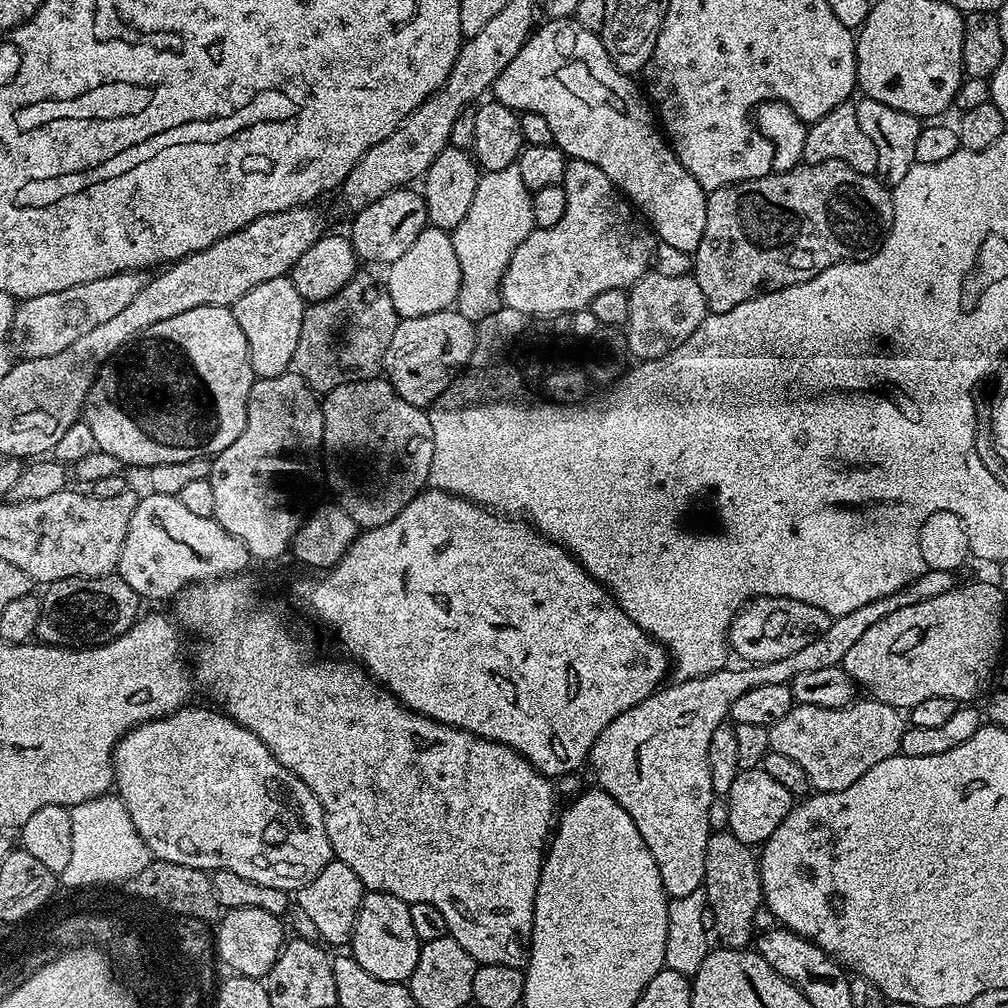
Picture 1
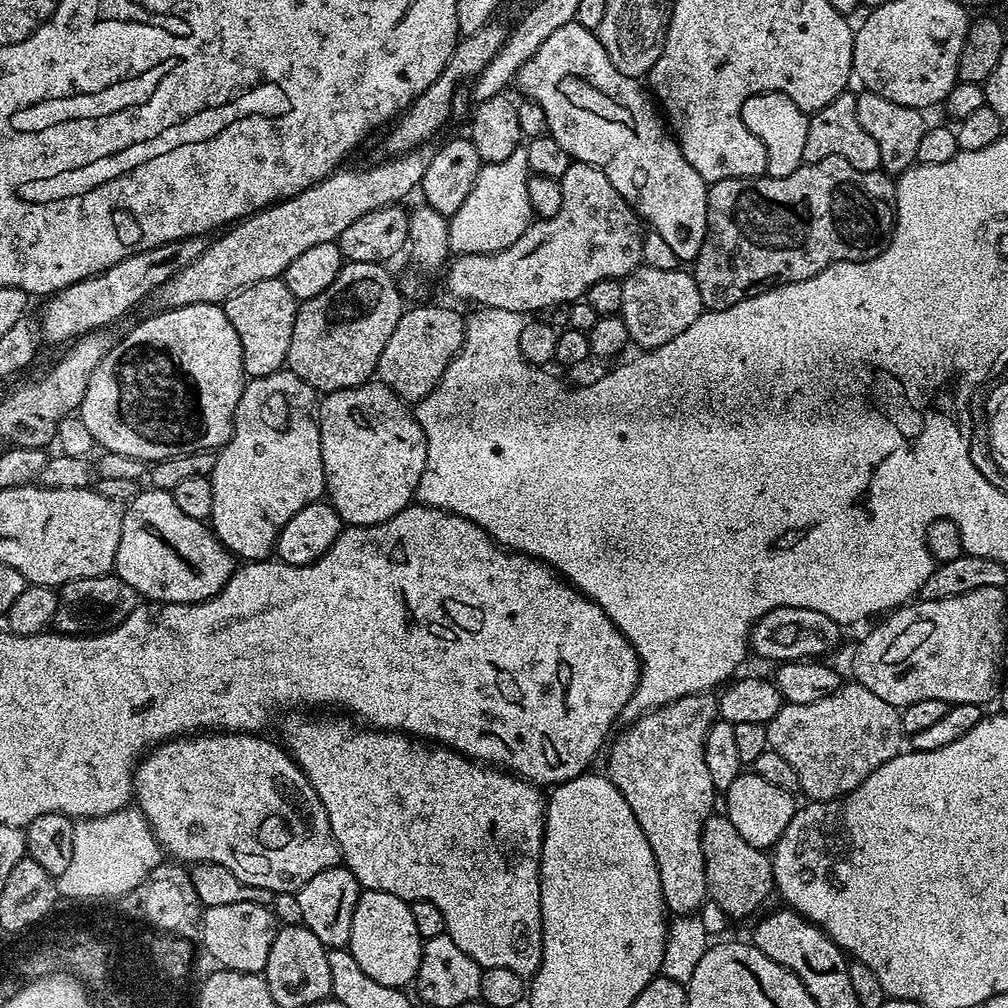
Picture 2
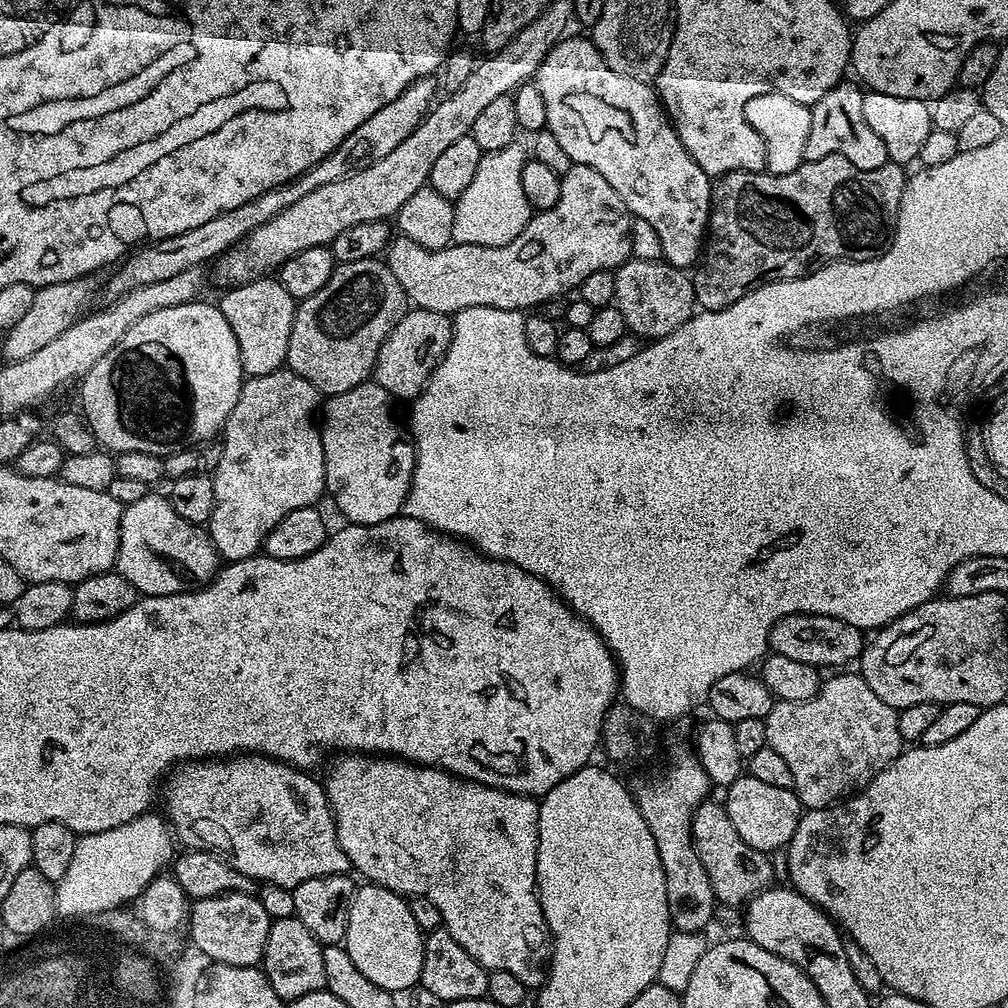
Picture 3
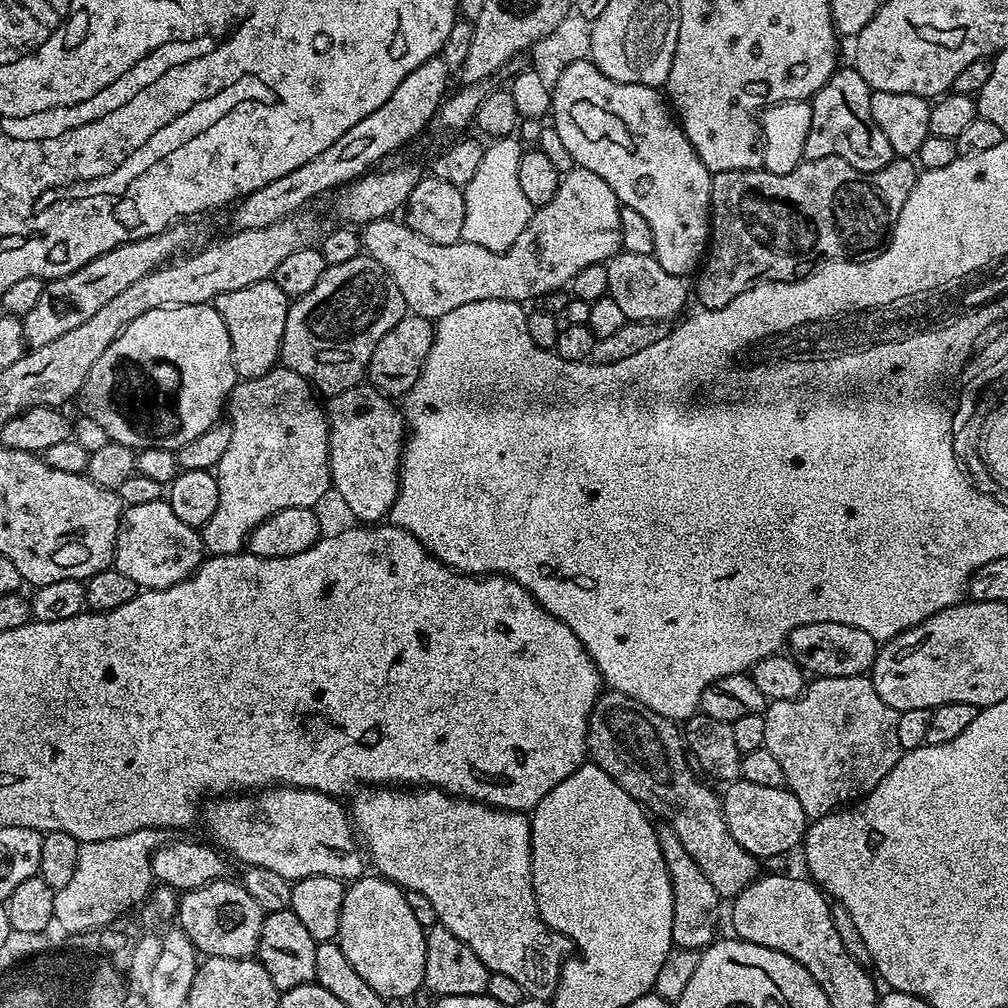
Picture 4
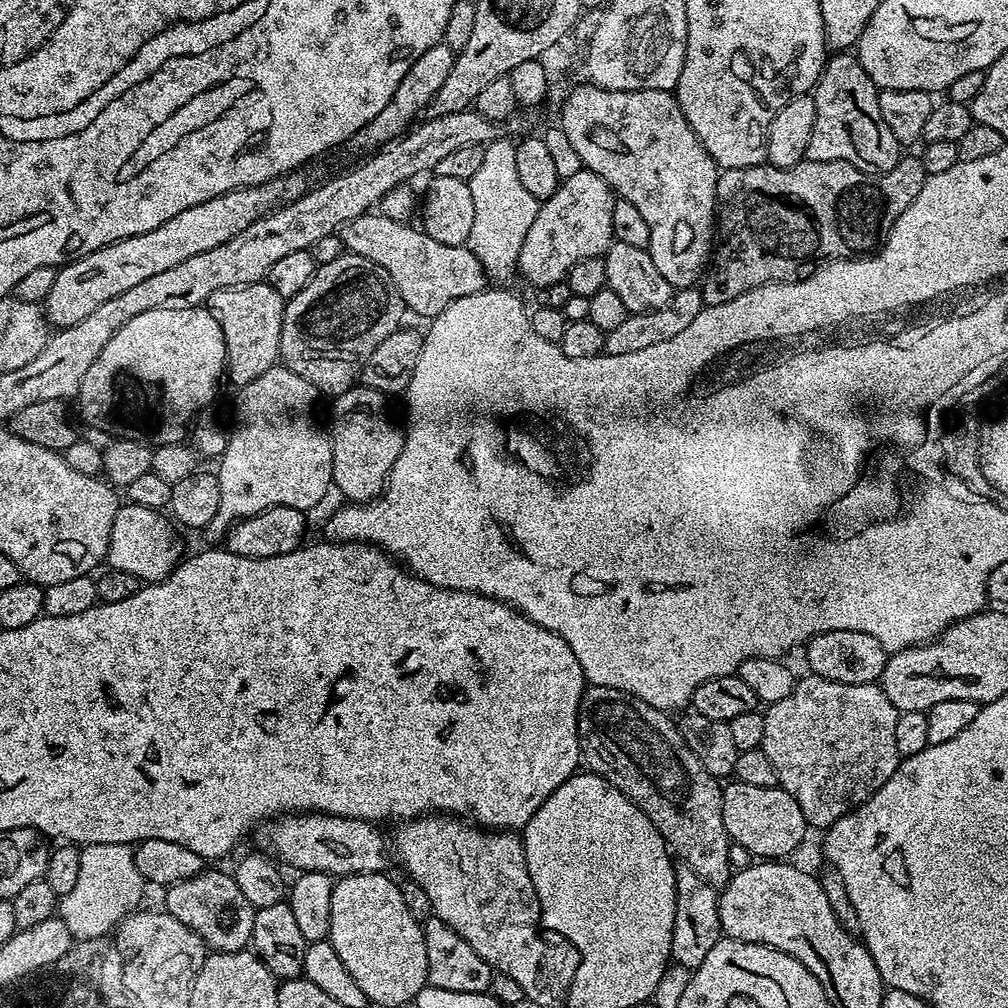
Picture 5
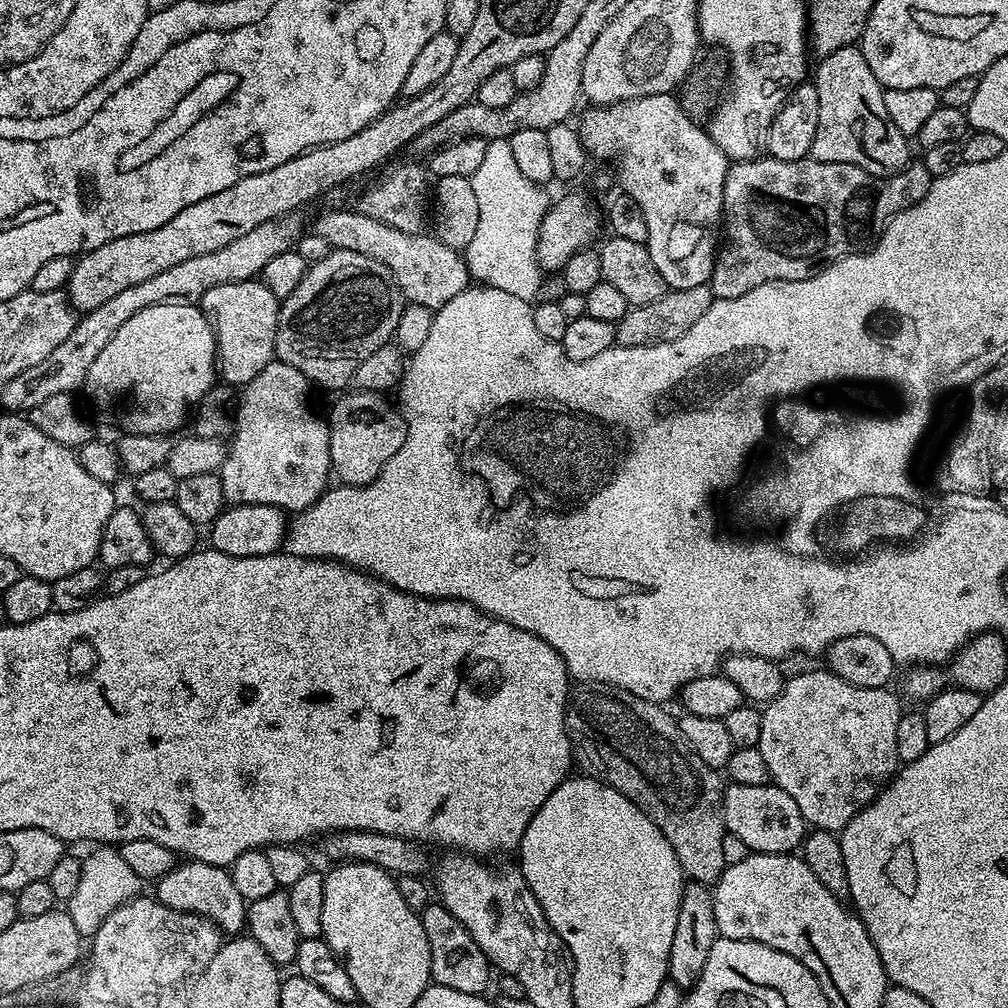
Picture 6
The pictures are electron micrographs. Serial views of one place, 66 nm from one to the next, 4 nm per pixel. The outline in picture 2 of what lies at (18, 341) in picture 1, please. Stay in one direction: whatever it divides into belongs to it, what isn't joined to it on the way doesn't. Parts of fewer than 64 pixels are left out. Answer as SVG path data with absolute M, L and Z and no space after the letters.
M191 236L186 240L179 240L170 244L163 244L137 256L126 258L114 266L110 266L99 276L91 276L82 282L72 284L43 301L44 309L38 315L40 335L45 341L52 344L64 344L75 341L77 338L107 329L107 324L120 320L131 308L136 308L148 295L159 293L160 287L178 270L190 266L206 247L205 237Z

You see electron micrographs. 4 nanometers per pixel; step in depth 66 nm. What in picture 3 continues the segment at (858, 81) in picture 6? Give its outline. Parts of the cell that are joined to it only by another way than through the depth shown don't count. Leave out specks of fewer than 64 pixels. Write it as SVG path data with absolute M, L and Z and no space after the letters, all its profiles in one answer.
M841 82L835 84L816 104L811 105L810 134L806 139L804 160L811 162L818 158L826 158L830 154L838 154L846 158L846 162L854 162L858 170L878 170L889 163L886 146L882 146L882 138L870 130L866 117L862 115L862 98L864 92L859 83Z

